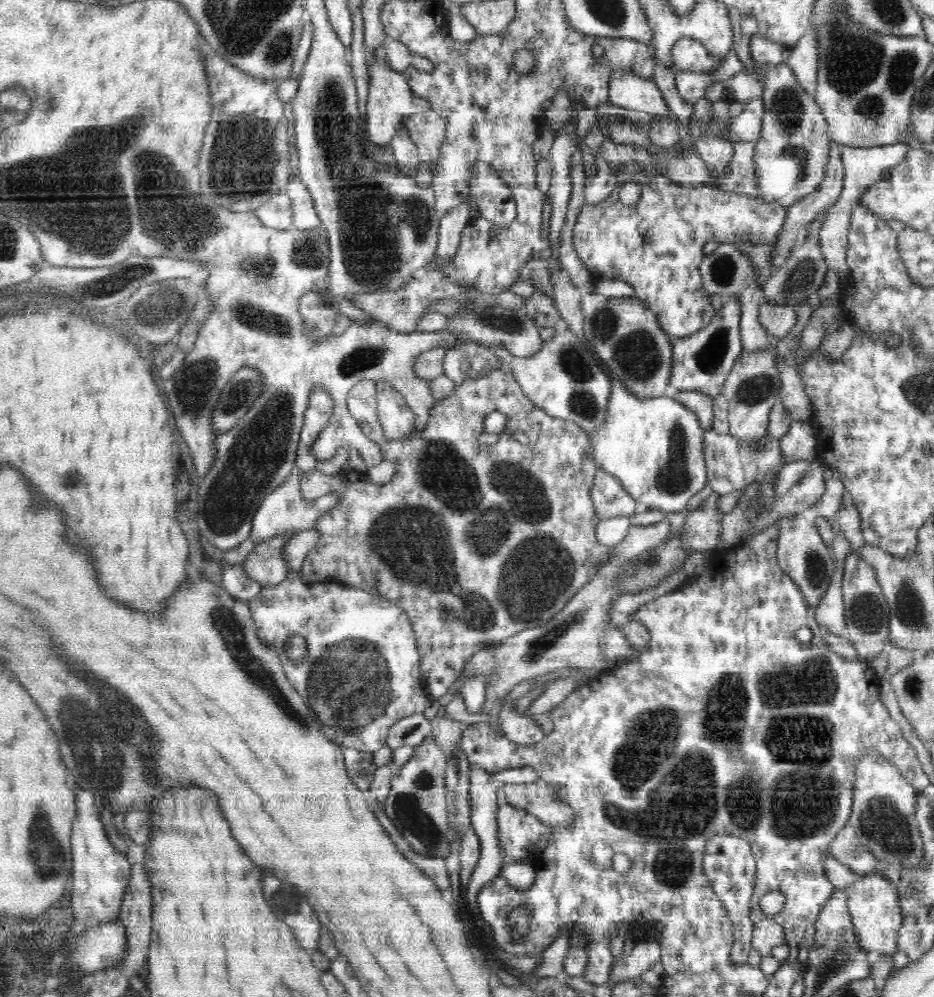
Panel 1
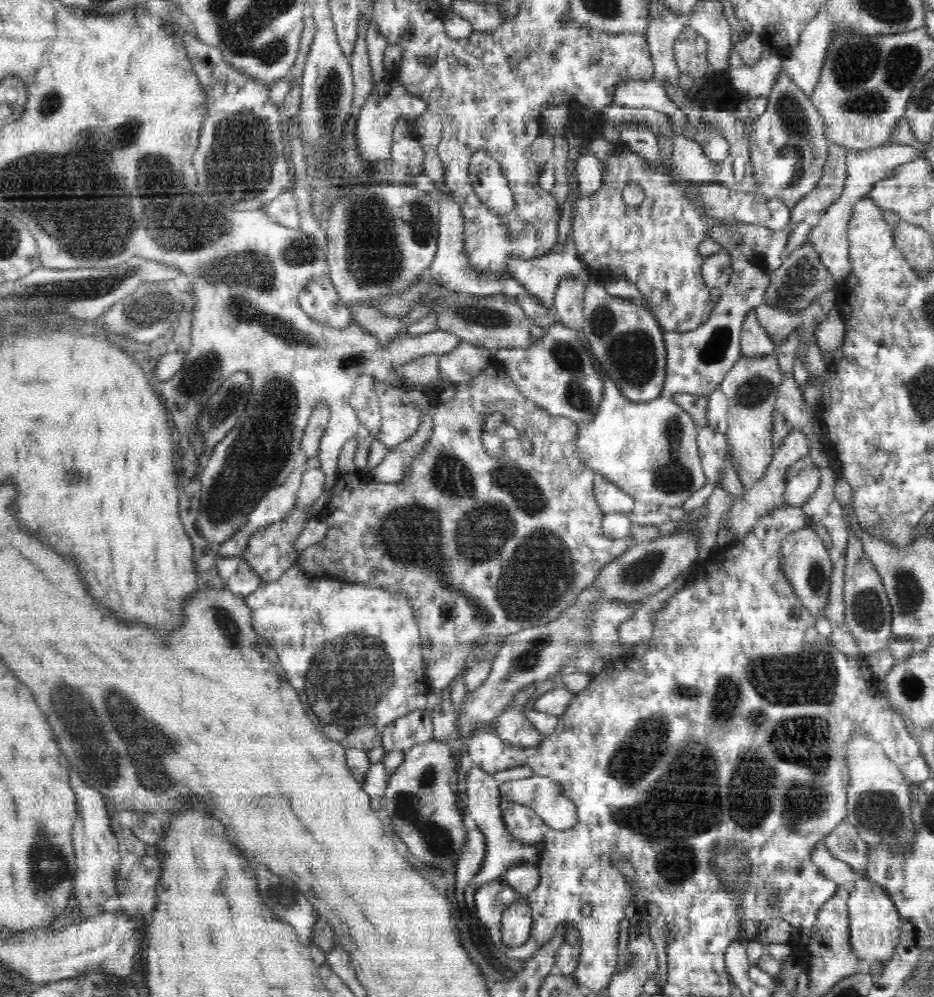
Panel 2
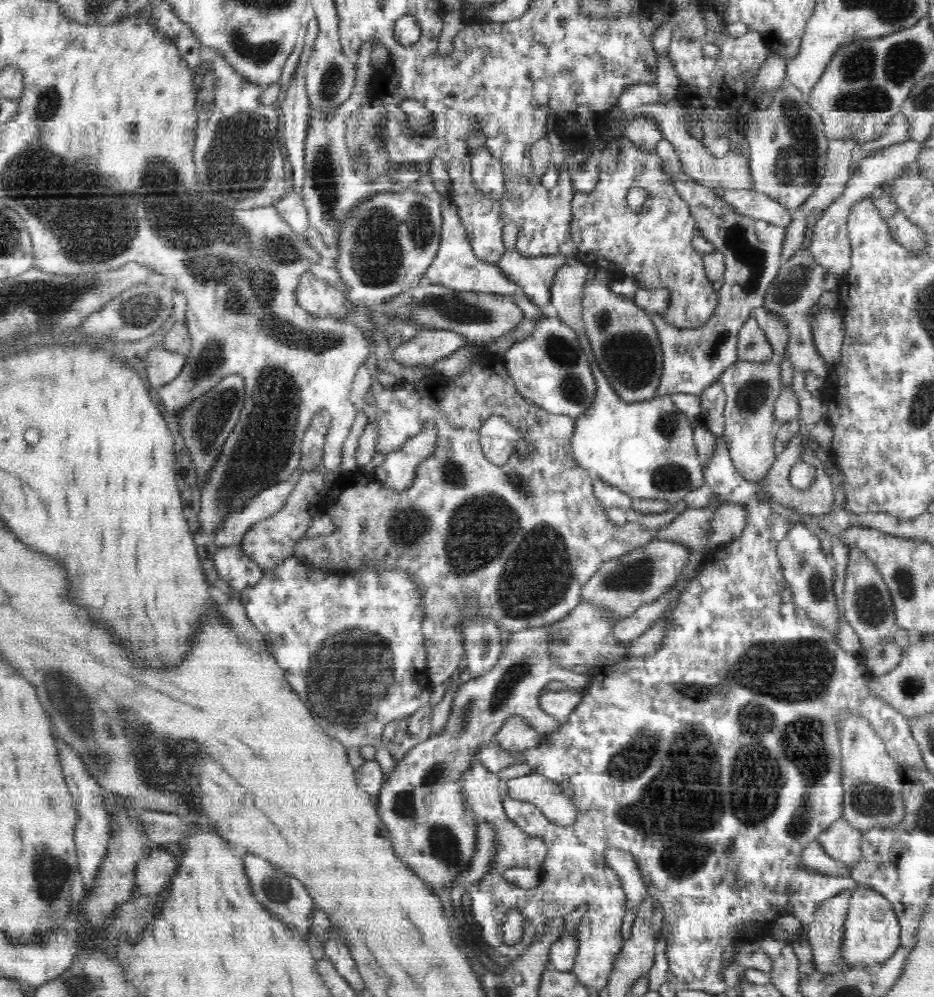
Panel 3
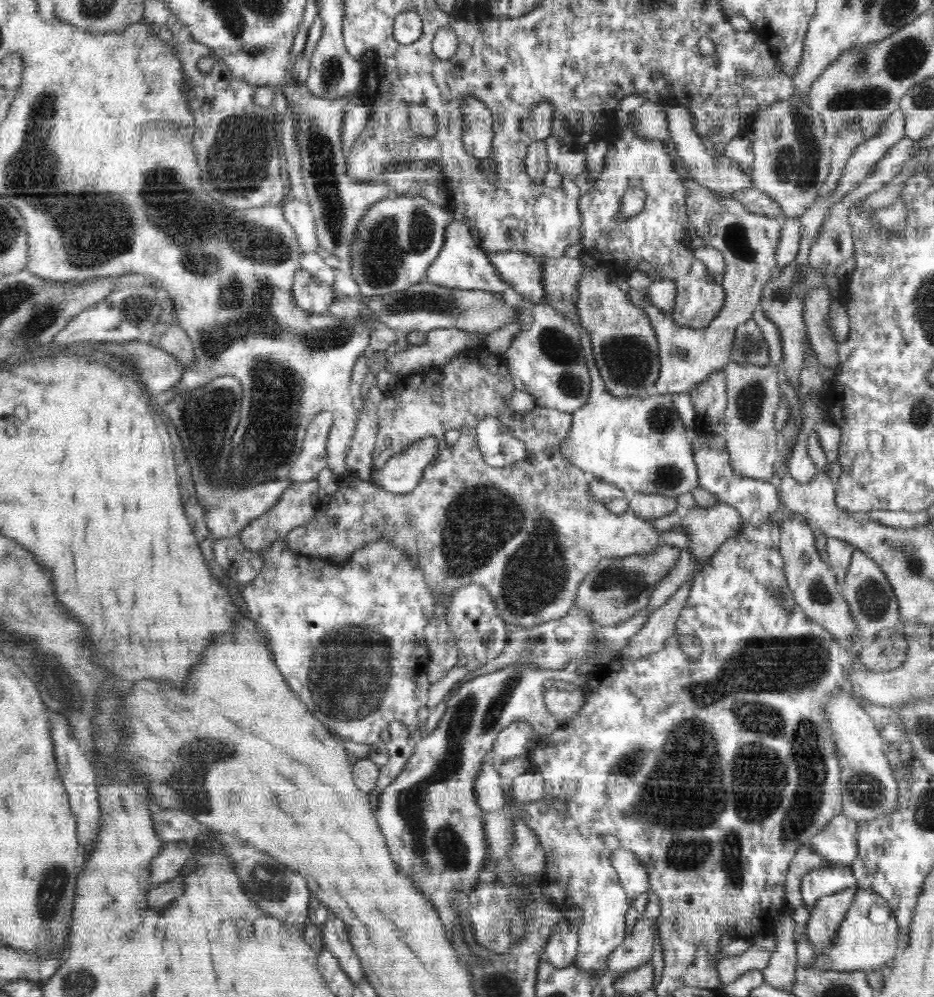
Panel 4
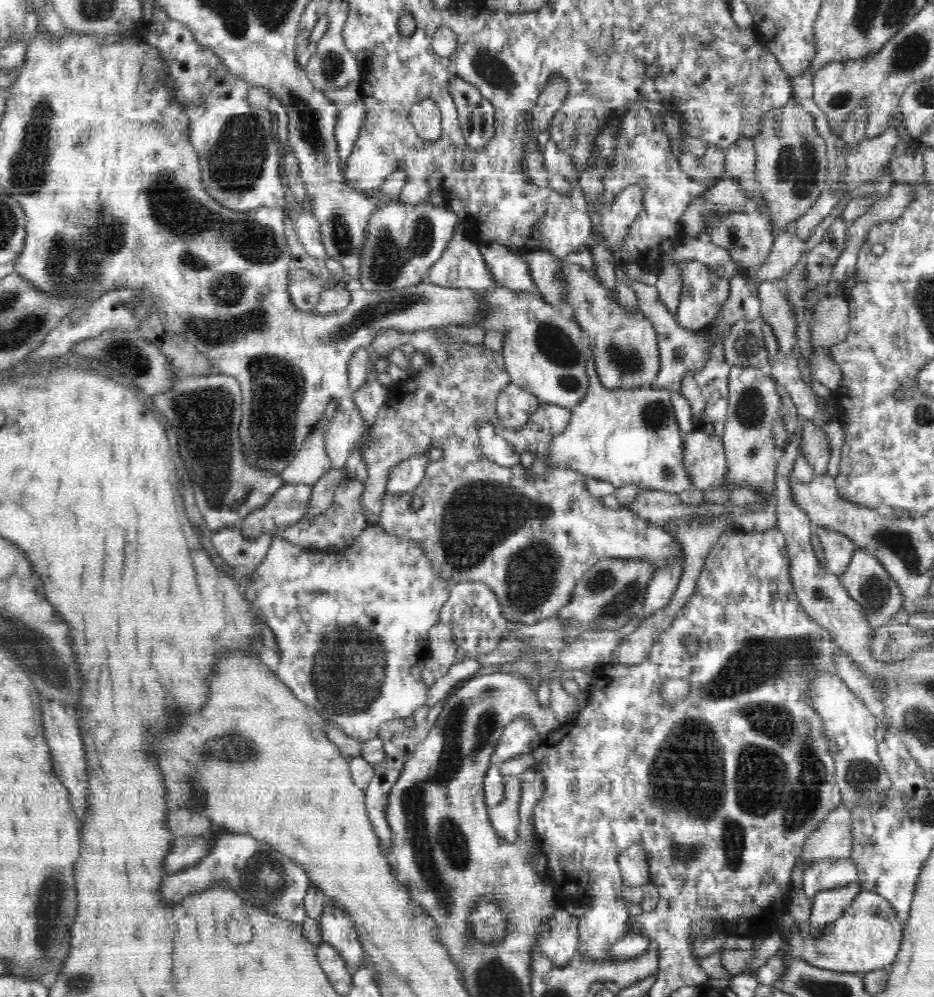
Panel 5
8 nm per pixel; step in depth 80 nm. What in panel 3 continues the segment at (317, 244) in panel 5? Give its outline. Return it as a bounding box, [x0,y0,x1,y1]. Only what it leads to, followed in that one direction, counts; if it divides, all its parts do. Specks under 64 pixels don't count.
[273,191,311,240]

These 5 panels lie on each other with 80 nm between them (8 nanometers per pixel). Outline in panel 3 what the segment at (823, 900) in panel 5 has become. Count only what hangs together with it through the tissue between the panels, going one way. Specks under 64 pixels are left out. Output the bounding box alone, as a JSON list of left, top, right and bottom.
[807,888,852,974]

